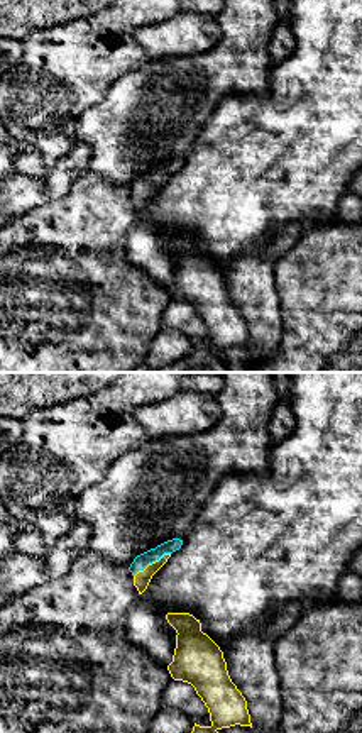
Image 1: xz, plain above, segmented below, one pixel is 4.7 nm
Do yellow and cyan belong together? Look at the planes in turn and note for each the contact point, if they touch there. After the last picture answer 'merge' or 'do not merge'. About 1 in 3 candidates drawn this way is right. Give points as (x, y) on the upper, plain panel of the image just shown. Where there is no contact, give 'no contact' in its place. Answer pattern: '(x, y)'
(153, 183)

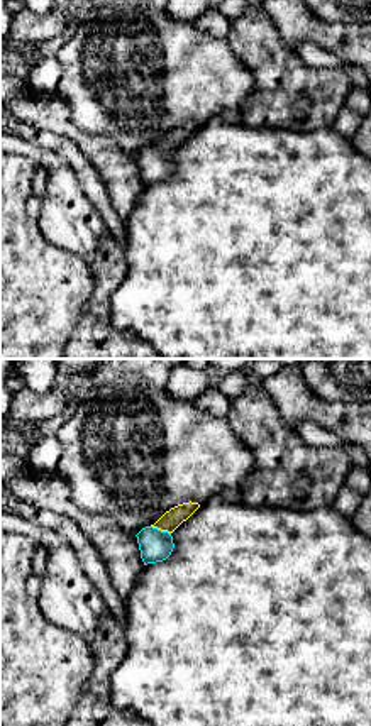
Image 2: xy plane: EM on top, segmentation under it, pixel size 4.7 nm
(161, 151)

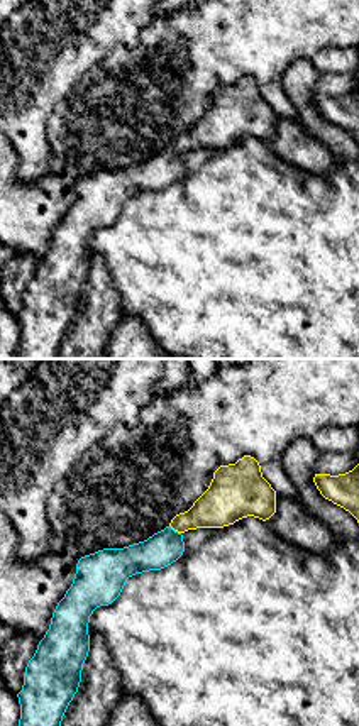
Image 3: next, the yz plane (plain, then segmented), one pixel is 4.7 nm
(175, 151)

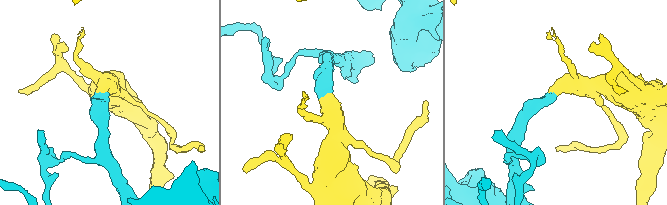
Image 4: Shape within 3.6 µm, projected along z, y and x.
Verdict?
merge

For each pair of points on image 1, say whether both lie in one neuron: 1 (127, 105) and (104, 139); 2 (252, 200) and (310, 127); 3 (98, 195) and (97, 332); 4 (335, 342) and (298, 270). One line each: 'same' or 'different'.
1: same
2: same
3: same
4: same

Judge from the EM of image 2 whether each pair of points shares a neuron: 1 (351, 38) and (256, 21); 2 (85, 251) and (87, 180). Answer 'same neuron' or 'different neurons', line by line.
1: different neurons
2: different neurons

